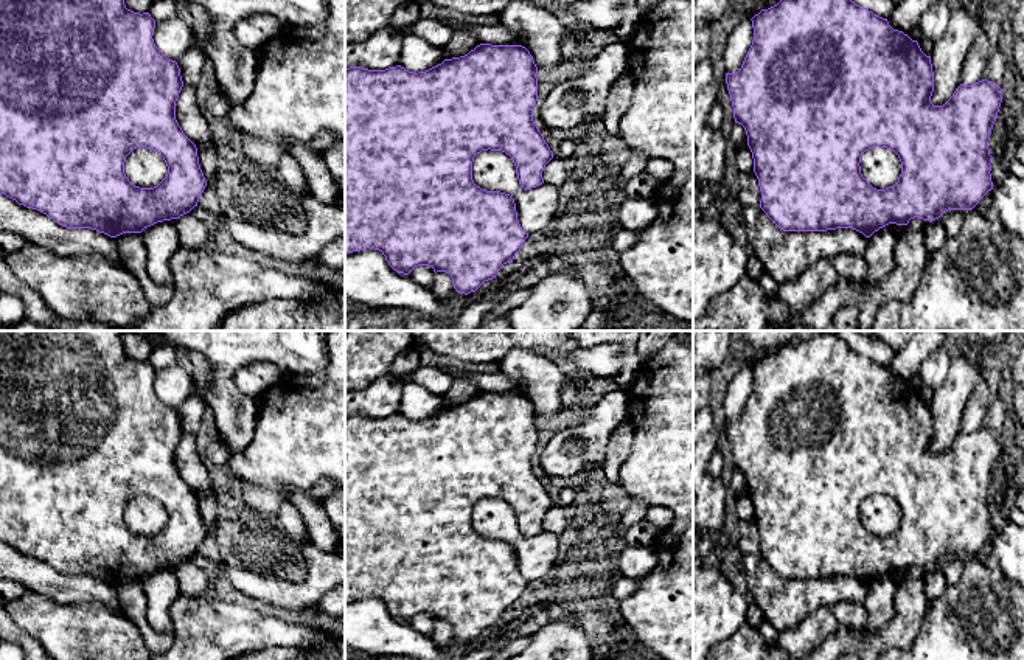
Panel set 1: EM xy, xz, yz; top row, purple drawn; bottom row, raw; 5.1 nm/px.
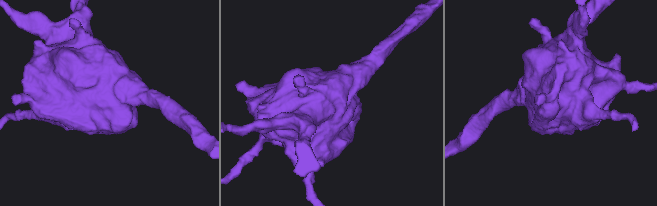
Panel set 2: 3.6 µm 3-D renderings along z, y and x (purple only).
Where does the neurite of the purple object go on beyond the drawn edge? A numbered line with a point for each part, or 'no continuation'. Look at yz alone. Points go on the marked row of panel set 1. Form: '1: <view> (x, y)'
no continuation

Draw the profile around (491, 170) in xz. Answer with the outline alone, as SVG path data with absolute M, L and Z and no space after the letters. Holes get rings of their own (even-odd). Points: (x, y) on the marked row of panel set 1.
M482 151L472 162L472 180L486 191L500 191L514 199L517 221L530 234L542 231L555 217L559 188L542 183L531 189L519 185L516 166L502 151Z

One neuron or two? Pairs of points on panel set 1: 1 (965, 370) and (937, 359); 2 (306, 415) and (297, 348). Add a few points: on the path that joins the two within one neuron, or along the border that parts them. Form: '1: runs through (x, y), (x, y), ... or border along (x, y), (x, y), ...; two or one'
1: border along (950, 347), (947, 378), (934, 392); two
2: border along (327, 347), (327, 365), (322, 370), (283, 375); two

